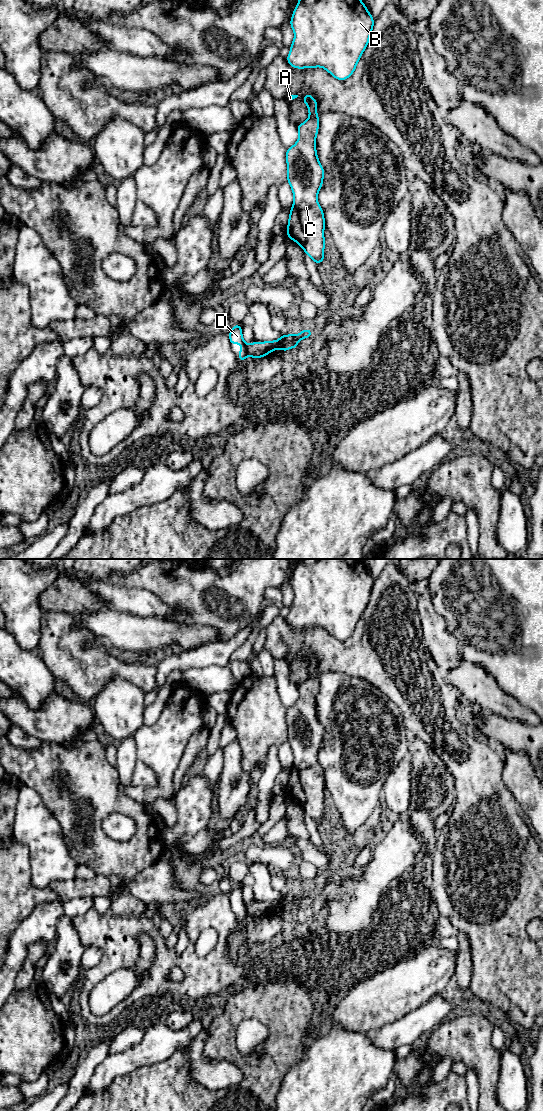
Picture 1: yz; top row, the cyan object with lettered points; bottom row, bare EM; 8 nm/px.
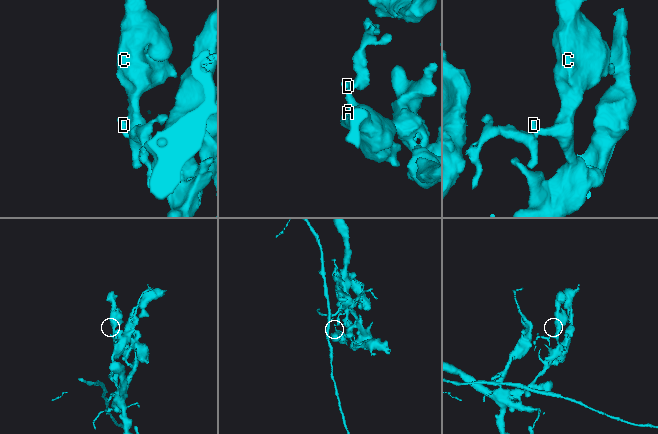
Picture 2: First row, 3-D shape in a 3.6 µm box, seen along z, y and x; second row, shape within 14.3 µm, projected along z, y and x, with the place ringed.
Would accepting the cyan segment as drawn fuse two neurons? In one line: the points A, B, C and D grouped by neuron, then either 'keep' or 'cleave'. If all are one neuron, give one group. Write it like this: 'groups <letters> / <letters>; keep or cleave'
groups A B C / D; cleave

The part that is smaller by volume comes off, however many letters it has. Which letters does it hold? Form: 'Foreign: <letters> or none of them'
Foreign: D

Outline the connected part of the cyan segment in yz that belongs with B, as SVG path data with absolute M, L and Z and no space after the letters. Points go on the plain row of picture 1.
M299 559L290 586L294 599L286 617L293 628L321 627L339 641L348 639L365 611L374 578L360 559Z

